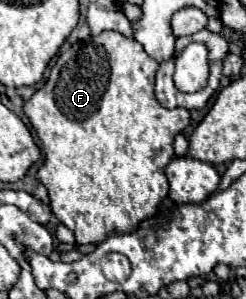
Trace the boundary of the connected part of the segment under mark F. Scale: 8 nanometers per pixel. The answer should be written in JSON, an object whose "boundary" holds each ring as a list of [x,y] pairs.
{"boundary":[[[103,31],[103,33],[97,35],[97,37],[89,37],[89,39],[85,39],[85,41],[67,45],[67,47],[59,53],[59,57],[57,57],[57,61],[55,61],[55,65],[53,65],[53,69],[51,69],[51,75],[49,75],[47,83],[45,83],[45,85],[25,103],[25,107],[23,107],[25,115],[29,117],[35,133],[37,133],[37,137],[39,137],[43,149],[45,149],[45,163],[43,163],[43,167],[37,171],[37,179],[39,179],[39,181],[47,187],[47,191],[49,191],[49,199],[51,199],[49,207],[51,207],[53,215],[55,215],[65,227],[69,227],[69,229],[75,233],[75,239],[77,239],[79,245],[87,245],[87,243],[95,243],[95,245],[97,245],[97,243],[103,243],[103,241],[105,241],[107,237],[111,237],[111,235],[119,235],[119,233],[123,235],[123,233],[133,233],[133,231],[137,231],[137,227],[139,227],[143,221],[151,219],[151,217],[159,211],[161,203],[163,203],[163,201],[167,199],[167,195],[169,195],[169,181],[167,181],[167,177],[165,177],[165,167],[167,167],[169,161],[175,157],[175,153],[173,153],[173,139],[175,139],[175,135],[181,133],[181,131],[189,125],[189,119],[191,119],[191,117],[189,117],[189,111],[187,111],[187,109],[165,109],[163,105],[159,105],[159,101],[155,99],[155,73],[157,73],[157,69],[159,69],[159,63],[145,53],[145,49],[141,47],[141,43],[137,43],[135,39],[123,37],[123,35],[117,33],[117,31]]]}

